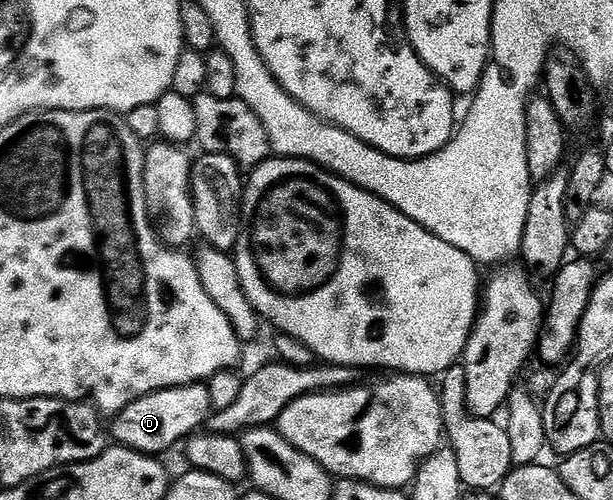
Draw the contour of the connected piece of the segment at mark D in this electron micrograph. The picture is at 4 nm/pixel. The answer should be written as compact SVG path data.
M195 382L192 386L174 386L133 400L114 415L112 422L115 423L110 423L109 430L114 441L142 454L163 456L166 450L173 449L175 445L178 447L184 440L204 429L213 413L209 387L202 382Z

